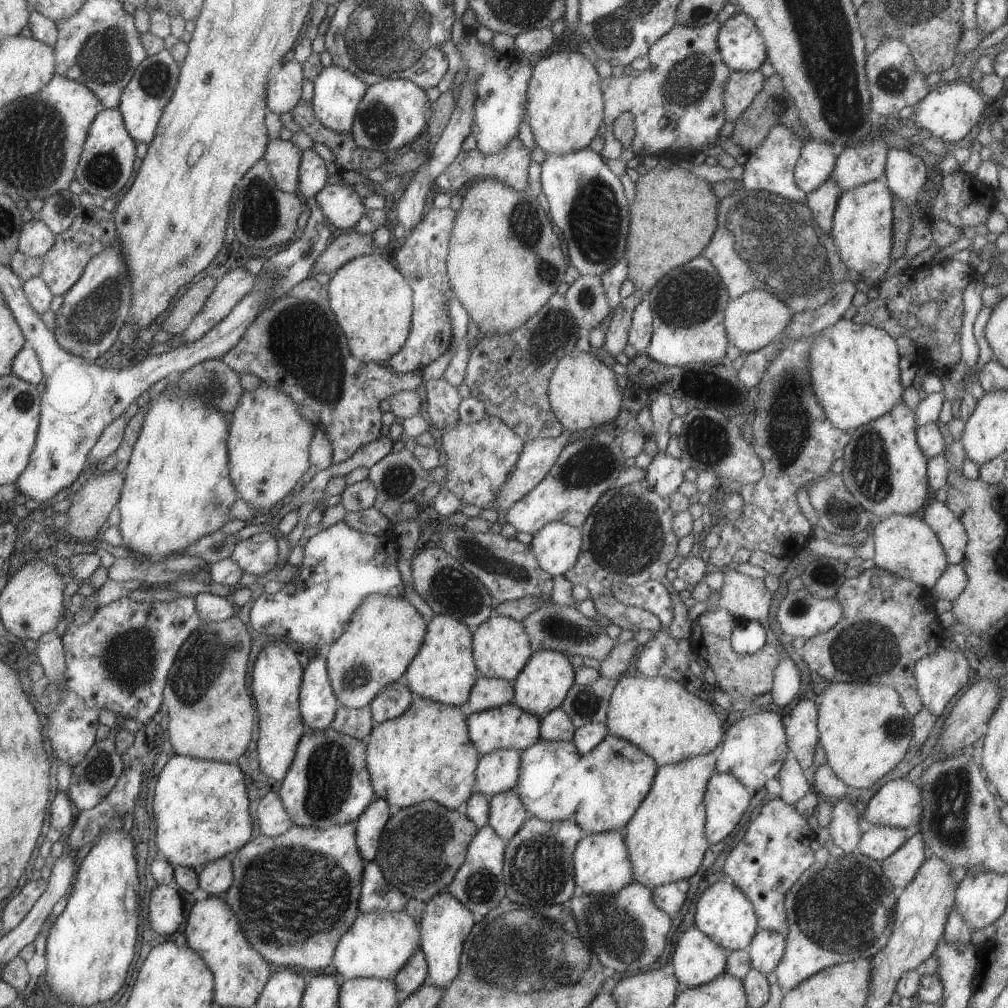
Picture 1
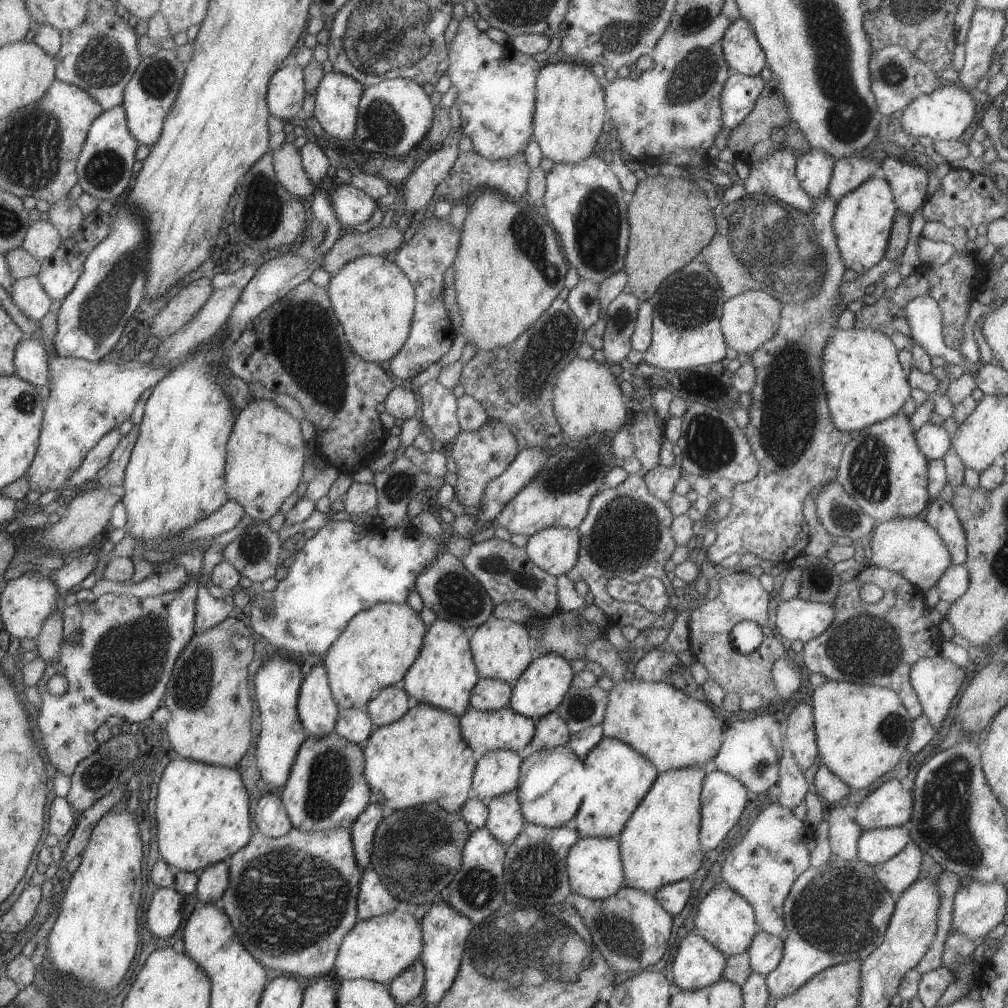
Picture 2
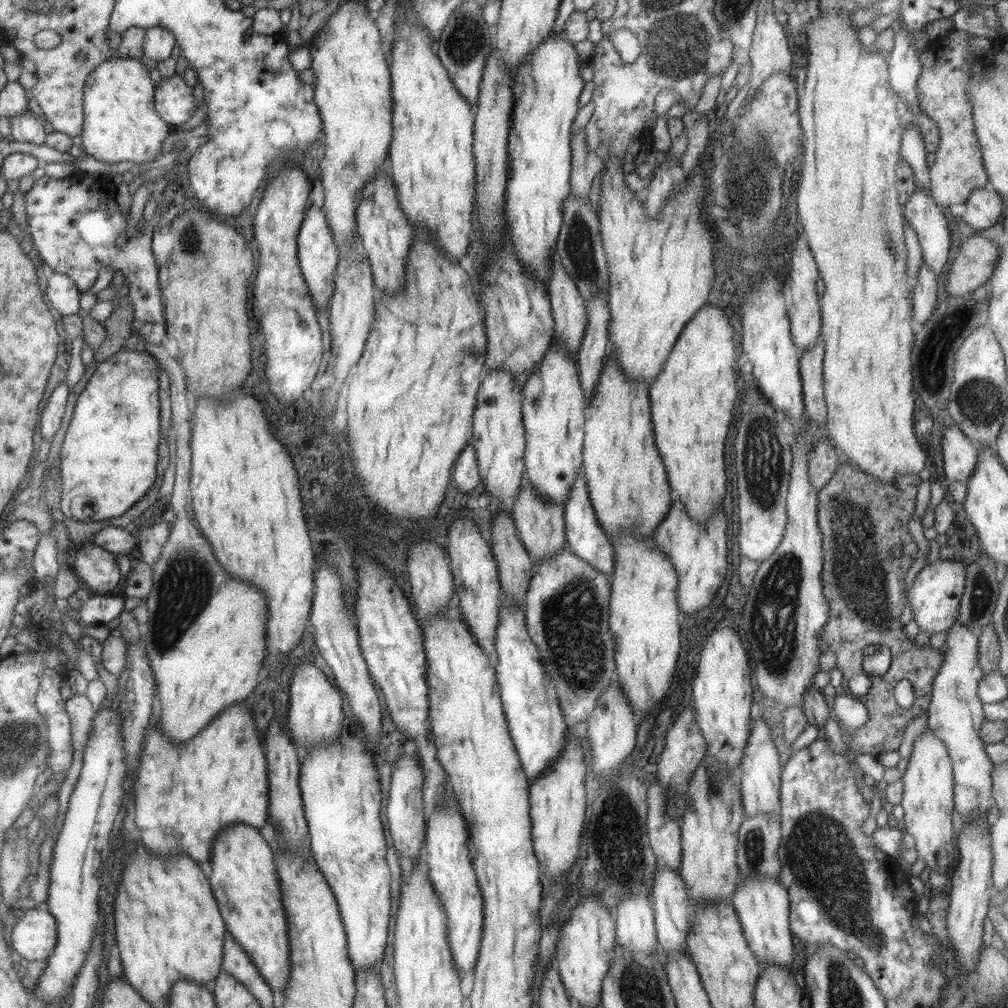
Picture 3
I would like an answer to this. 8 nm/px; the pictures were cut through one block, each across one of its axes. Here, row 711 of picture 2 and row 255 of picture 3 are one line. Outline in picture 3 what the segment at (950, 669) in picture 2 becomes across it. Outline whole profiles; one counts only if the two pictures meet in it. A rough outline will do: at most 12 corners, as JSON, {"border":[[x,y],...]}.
{"border":[[915,186],[902,208],[925,264],[943,272],[951,236],[941,207]]}

